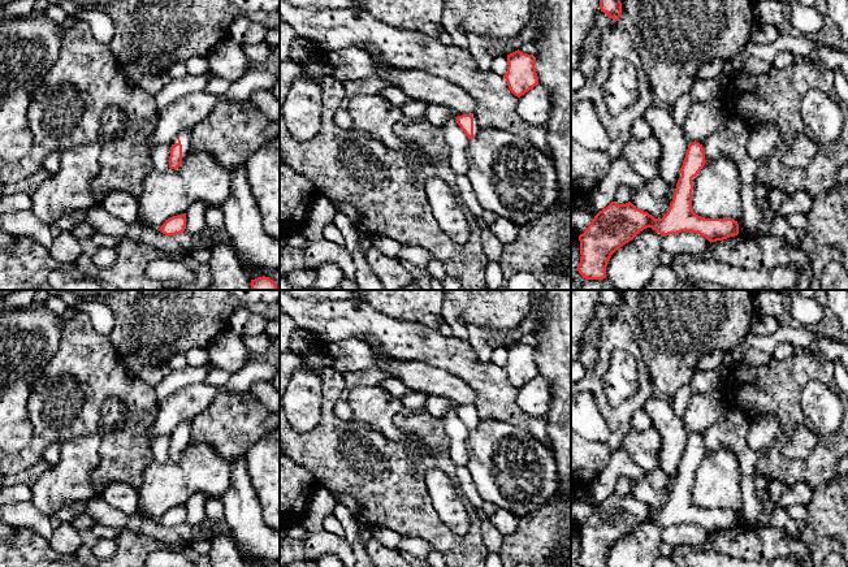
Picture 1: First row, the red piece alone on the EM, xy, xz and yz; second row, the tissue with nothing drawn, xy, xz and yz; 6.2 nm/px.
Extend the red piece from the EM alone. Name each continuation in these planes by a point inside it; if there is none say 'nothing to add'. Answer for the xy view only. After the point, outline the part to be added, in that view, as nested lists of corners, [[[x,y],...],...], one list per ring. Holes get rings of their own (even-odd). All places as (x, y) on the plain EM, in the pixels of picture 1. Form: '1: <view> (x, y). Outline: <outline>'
1: xy (185, 428). Outline: [[[194,419],[183,421],[172,433],[172,436],[176,436],[178,433],[182,436],[182,451],[191,442],[191,424],[192,424],[192,420]]]

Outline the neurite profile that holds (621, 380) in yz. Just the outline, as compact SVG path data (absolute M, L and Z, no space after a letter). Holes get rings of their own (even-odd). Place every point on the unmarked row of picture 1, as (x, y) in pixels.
M623 350L610 354L609 367L603 376L603 391L611 406L618 406L637 389L637 362Z

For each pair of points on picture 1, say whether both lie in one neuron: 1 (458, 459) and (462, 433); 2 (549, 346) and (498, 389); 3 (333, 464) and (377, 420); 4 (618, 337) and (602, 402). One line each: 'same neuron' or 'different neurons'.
1: same neuron
2: different neurons
3: different neurons
4: same neuron

